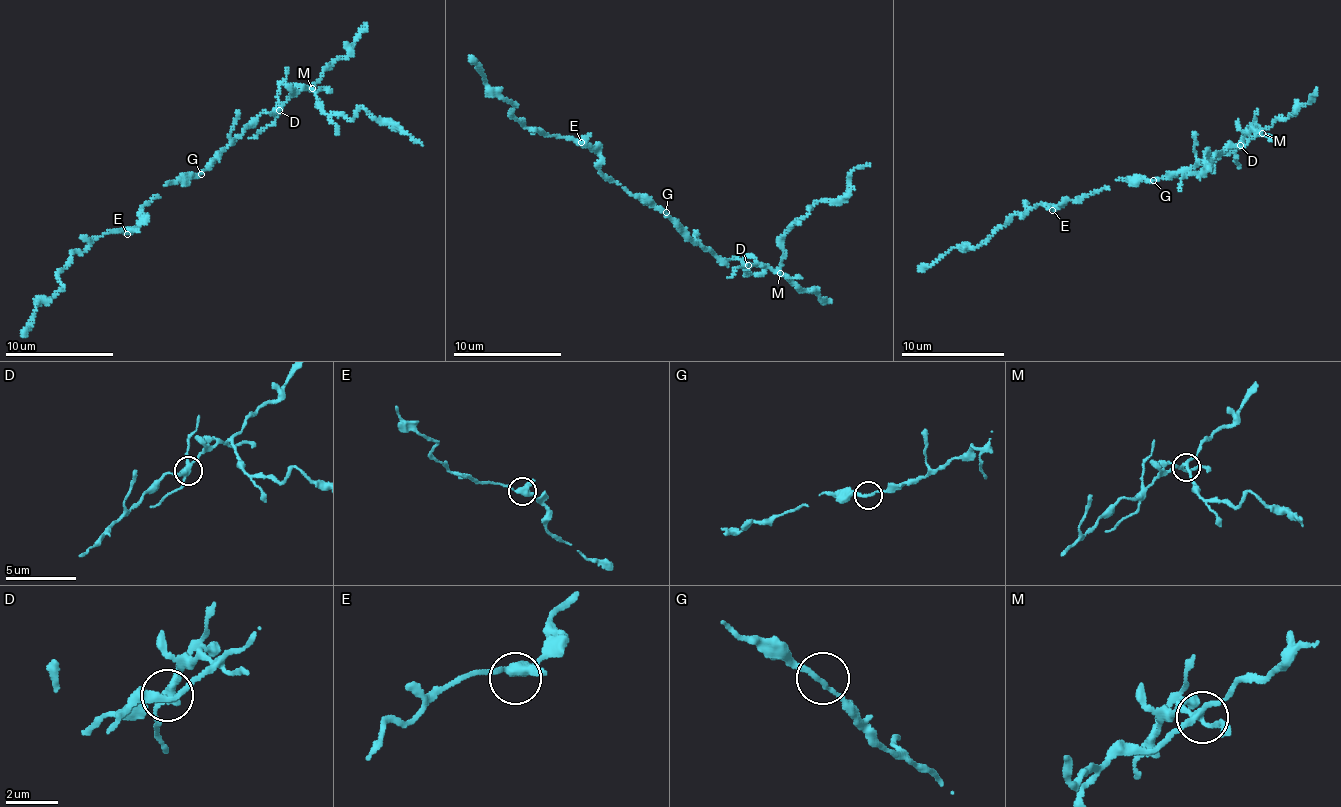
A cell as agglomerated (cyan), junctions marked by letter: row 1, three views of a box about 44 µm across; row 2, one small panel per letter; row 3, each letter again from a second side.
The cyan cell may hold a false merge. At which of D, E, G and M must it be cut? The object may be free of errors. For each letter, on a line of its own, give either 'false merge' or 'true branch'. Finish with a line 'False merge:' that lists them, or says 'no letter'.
D: false merge
E: true branch
G: true branch
M: true branch
False merge: D

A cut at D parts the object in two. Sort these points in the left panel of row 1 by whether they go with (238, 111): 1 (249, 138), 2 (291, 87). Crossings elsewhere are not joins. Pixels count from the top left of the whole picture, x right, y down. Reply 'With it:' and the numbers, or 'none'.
With it: 2

